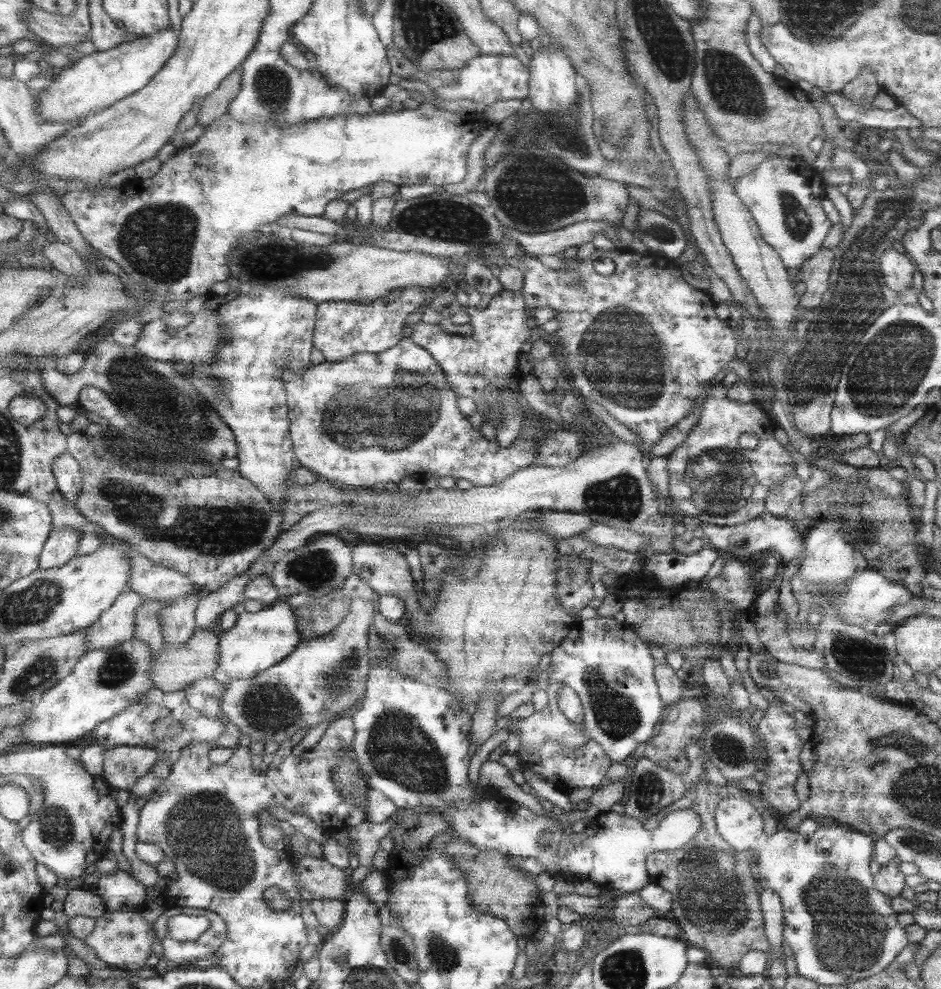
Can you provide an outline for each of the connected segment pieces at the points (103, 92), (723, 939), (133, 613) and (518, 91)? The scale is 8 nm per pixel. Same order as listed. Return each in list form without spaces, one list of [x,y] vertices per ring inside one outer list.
[[[170,27],[152,36],[122,43],[112,50],[97,50],[82,57],[73,67],[58,71],[54,84],[39,94],[39,113],[47,119],[69,123],[78,119],[84,120],[87,116],[111,107],[115,102],[139,93],[151,85],[152,80],[176,54],[180,41],[181,32]]]
[[[707,779],[700,780],[696,788],[690,788],[683,798],[672,802],[662,811],[652,816],[650,822],[646,824],[659,824],[670,813],[689,809],[694,811],[700,817],[700,832],[692,838],[692,842],[684,845],[683,848],[676,850],[658,851],[649,854],[646,859],[646,868],[648,874],[652,876],[652,882],[659,884],[661,888],[670,892],[673,897],[673,904],[670,914],[678,920],[682,934],[679,938],[686,940],[688,946],[697,946],[709,954],[711,965],[718,966],[724,970],[733,970],[734,966],[740,962],[740,959],[755,946],[768,946],[767,936],[763,929],[762,908],[759,900],[759,885],[757,879],[752,875],[752,856],[754,851],[746,850],[736,852],[719,835],[715,824],[715,812],[718,804],[733,794],[748,797],[750,792],[739,789],[735,783],[729,783],[726,786],[715,786]]]
[[[132,590],[124,592],[116,604],[87,629],[89,652],[113,649],[134,639],[138,630],[137,613],[146,601],[142,595]]]
[[[480,54],[460,70],[460,82],[434,90],[440,101],[472,100],[488,106],[500,100],[524,100],[529,93],[529,69],[514,54],[492,56]]]

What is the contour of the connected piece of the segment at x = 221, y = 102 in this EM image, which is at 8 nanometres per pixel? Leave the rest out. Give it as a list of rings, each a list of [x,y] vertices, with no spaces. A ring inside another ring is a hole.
[[[236,71],[220,86],[214,93],[209,94],[204,102],[199,113],[199,124],[207,127],[220,117],[229,114],[232,103],[237,99],[237,96],[242,92],[242,71]]]

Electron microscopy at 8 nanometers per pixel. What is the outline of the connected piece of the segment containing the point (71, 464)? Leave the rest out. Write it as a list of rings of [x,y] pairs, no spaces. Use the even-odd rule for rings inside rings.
[[[68,451],[55,462],[55,473],[59,489],[70,502],[77,504],[84,480],[81,462]]]

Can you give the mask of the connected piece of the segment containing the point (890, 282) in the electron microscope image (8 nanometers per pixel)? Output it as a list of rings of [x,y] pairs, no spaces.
[[[891,246],[879,258],[879,265],[888,290],[900,296],[913,288],[912,278],[918,269],[906,253],[902,255]]]

